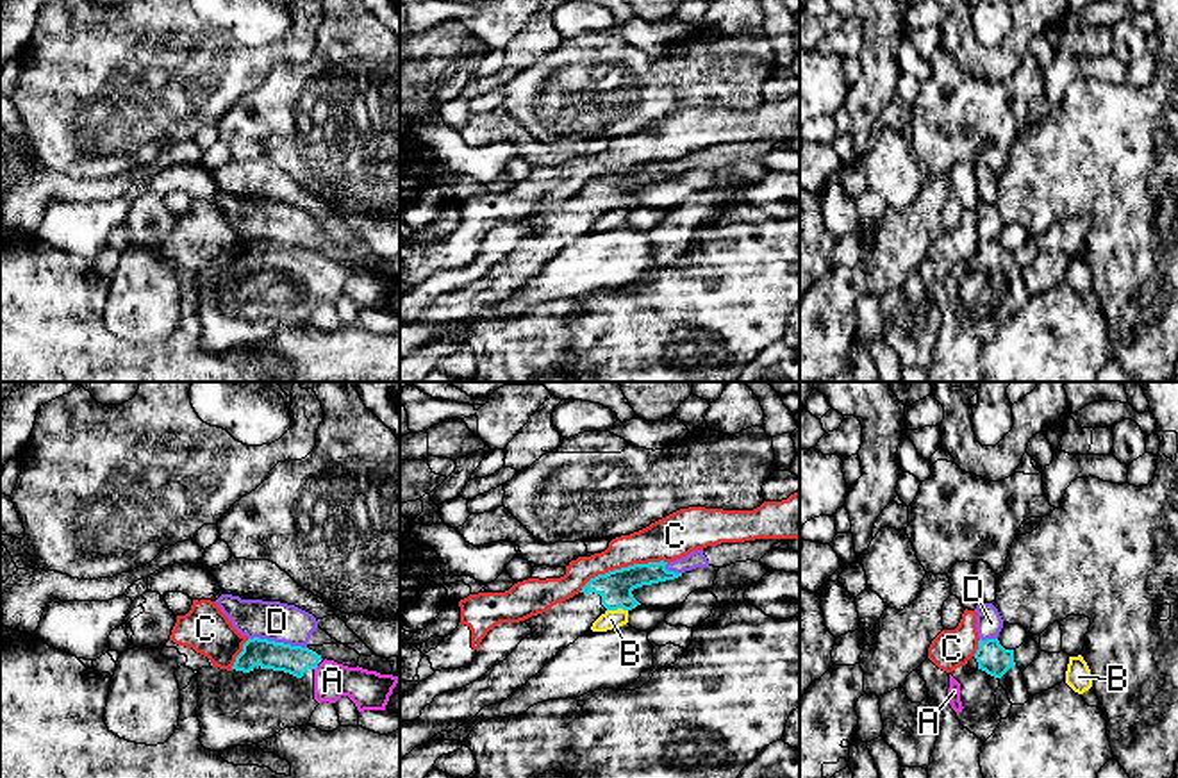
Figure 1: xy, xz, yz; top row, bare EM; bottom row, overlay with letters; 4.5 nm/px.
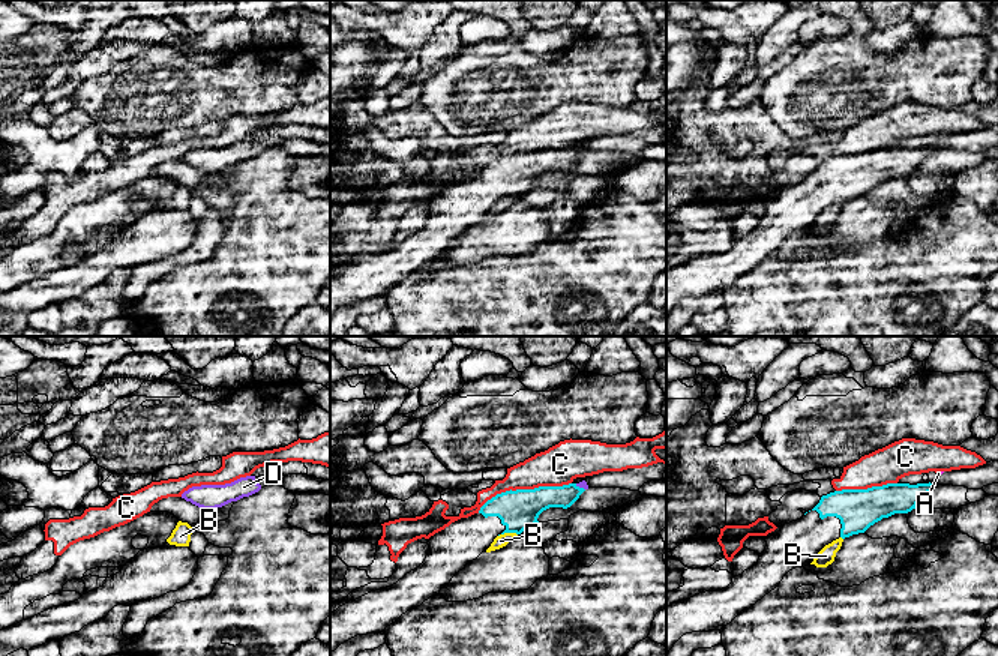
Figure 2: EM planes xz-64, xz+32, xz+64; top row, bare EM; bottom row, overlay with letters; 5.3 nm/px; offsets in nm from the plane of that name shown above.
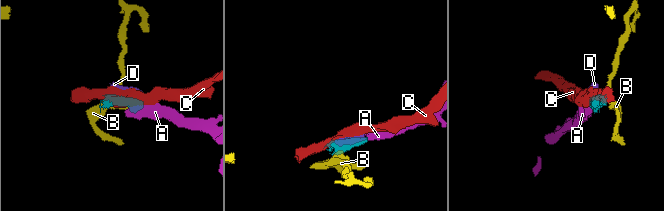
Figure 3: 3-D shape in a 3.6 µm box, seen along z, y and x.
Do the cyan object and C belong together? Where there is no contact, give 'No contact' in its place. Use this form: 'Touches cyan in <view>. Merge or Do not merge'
Touches cyan in xz. Do not merge

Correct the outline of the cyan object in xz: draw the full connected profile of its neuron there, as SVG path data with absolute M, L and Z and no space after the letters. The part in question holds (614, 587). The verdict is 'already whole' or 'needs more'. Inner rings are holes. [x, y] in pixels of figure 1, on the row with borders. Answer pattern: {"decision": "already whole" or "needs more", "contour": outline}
{"decision": "needs more", "contour": "M664 560L634 564L598 575L573 598L525 619L532 633L521 639L503 662L491 667L480 680L436 696L416 721L400 723L400 758L427 744L434 735L466 724L484 707L507 699L541 673L559 651L591 632L593 623L607 610L632 610L641 605L632 594L634 589L682 576L682 573L668 571L666 564Z"}

